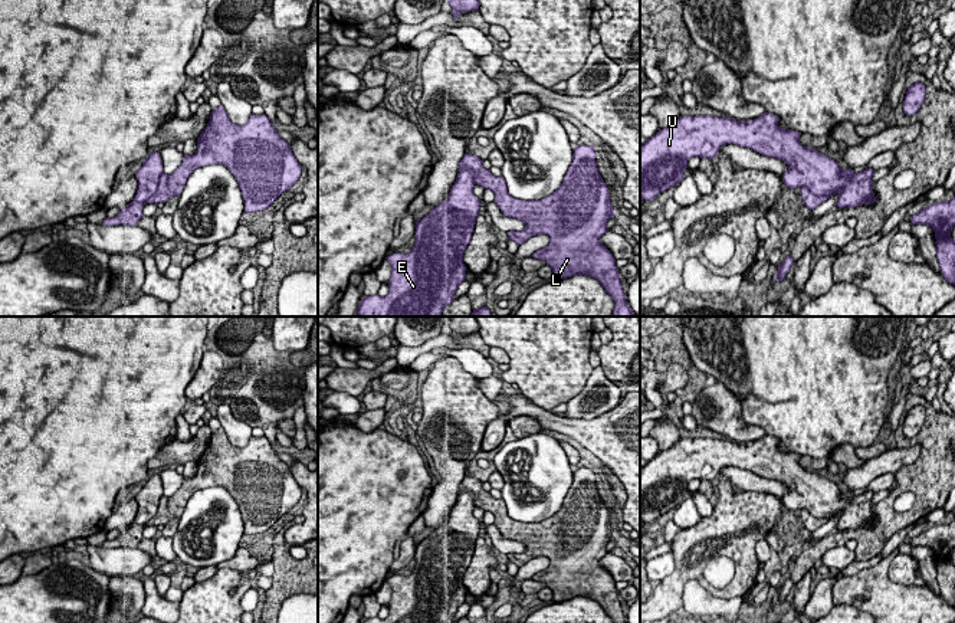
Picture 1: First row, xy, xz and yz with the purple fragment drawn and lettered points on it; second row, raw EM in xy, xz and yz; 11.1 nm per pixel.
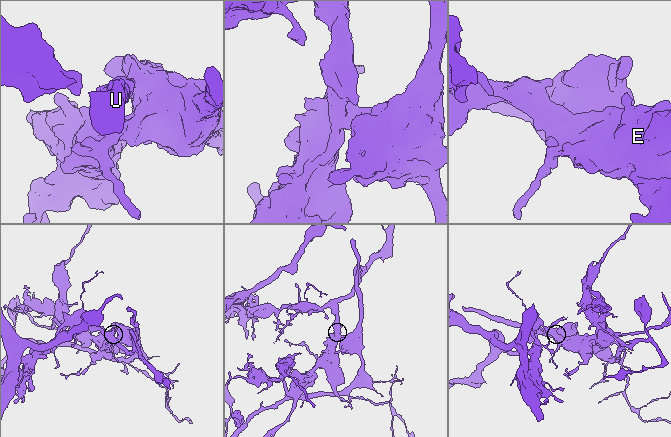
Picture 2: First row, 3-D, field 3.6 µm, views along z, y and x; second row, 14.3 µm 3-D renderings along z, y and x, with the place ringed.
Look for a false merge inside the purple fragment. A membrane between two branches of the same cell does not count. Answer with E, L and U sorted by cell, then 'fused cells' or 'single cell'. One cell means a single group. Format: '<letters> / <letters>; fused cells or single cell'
E L U; single cell

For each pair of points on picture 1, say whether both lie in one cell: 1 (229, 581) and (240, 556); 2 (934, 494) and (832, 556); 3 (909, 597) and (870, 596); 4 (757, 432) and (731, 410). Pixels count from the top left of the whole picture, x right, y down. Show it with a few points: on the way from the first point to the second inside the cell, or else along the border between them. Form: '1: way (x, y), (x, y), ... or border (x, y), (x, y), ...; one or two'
1: border (219, 567), (230, 567), (239, 571); two
2: border (844, 544), (829, 548), (820, 557); two
3: way (899, 597), (880, 597); one
4: way (748, 432), (742, 432), (731, 419); one

